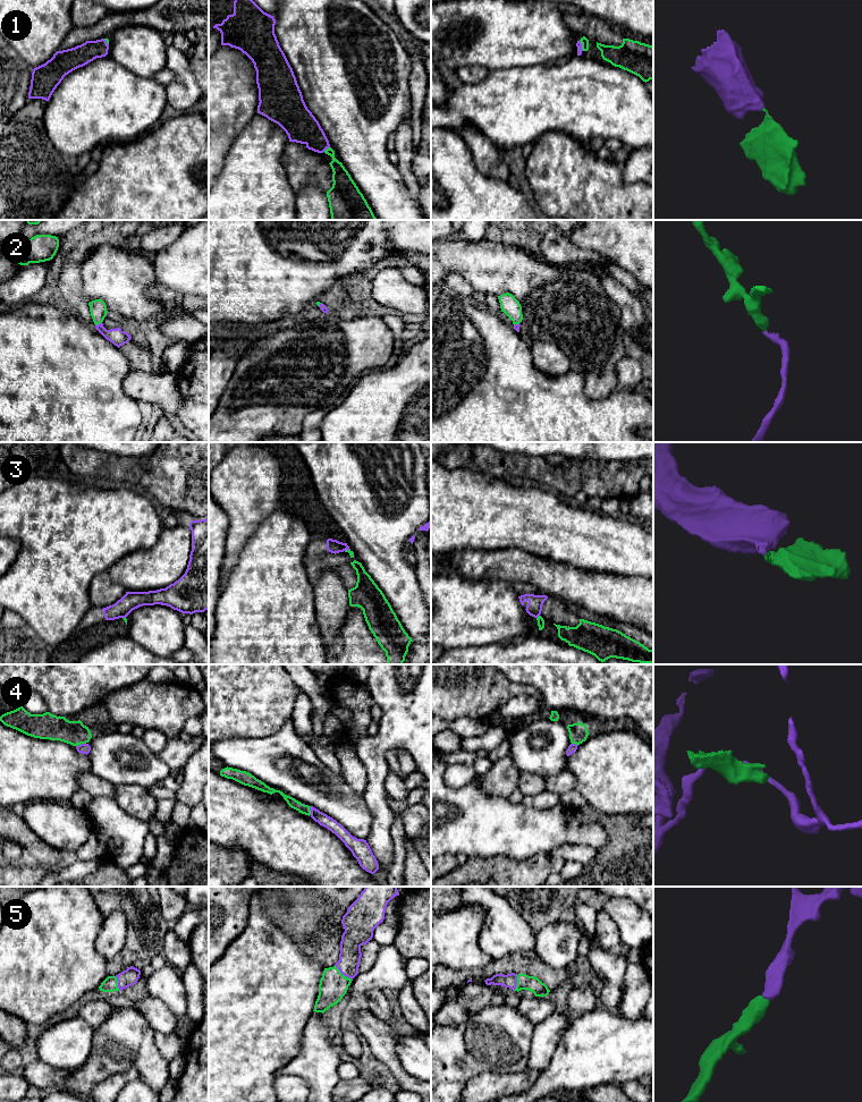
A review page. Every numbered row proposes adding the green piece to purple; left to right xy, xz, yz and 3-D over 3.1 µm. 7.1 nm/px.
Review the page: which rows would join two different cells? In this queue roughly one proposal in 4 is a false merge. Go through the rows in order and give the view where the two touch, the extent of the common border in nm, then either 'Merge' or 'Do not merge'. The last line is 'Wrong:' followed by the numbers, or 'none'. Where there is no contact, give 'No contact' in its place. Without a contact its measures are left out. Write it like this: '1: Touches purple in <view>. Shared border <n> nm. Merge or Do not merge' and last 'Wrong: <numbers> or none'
1: Touches purple in xz. Shared border 60 nm. Merge
2: Touches purple in xy. Shared border 50 nm. Merge
3: Touches purple in yz. Shared border 40 nm. Do not merge
4: Touches purple in xy. Shared border 80 nm. Do not merge
5: Touches purple in xz. Shared border 160 nm. Merge
Wrong: 3, 4

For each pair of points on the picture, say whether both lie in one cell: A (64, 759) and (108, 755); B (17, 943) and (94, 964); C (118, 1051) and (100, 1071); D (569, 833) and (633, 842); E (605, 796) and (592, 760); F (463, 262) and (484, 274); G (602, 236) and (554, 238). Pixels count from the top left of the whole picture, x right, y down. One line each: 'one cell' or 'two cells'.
A: two cells
B: one cell
C: one cell
D: two cells
E: one cell
F: one cell
G: two cells

